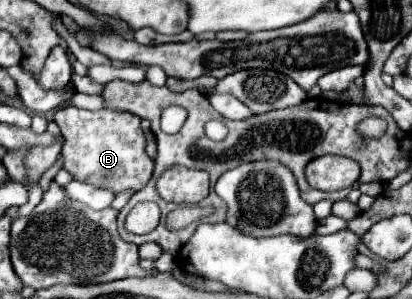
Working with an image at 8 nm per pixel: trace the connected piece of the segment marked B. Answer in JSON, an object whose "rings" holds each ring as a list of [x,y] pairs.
{"rings":[[[77,106],[59,108],[55,122],[65,138],[63,158],[65,170],[79,182],[109,188],[115,194],[123,190],[141,190],[153,176],[153,160],[145,154],[145,134],[141,130],[141,118],[121,110],[81,110]]]}

